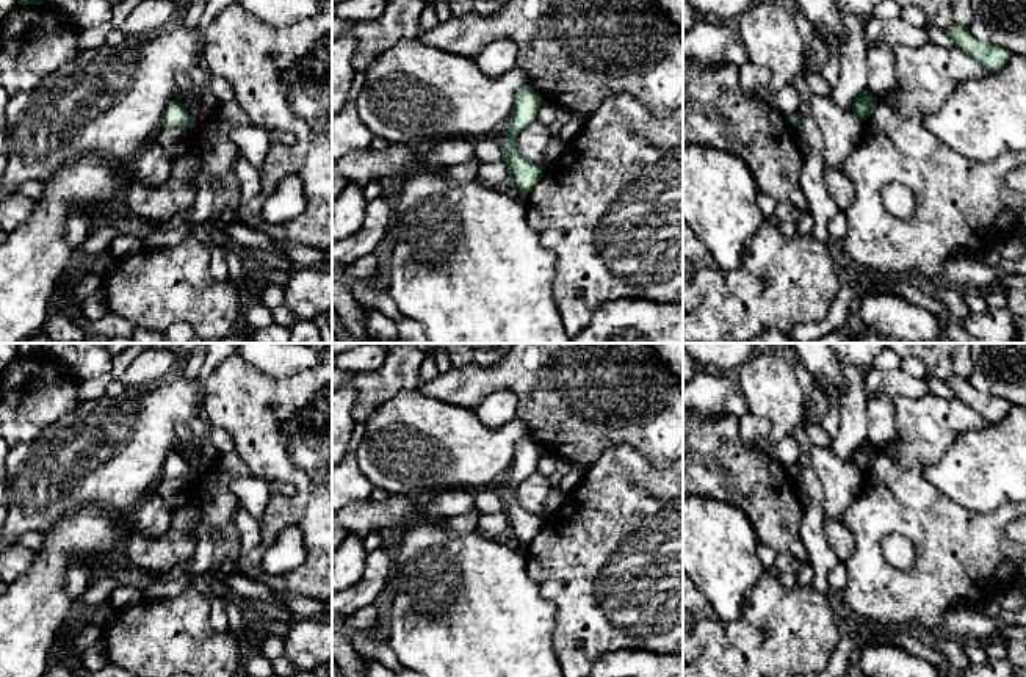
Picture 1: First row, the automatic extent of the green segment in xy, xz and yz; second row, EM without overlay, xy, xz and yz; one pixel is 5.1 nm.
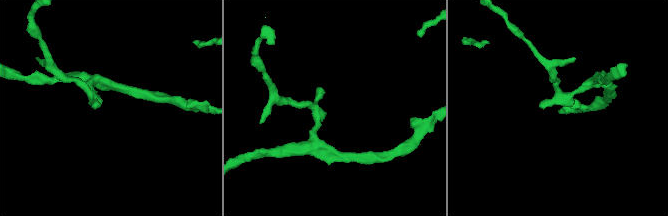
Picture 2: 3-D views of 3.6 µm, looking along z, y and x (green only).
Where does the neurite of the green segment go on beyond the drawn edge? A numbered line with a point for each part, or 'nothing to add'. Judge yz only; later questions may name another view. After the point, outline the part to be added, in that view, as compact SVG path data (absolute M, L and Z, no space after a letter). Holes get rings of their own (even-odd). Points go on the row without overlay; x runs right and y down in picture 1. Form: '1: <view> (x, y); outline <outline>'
nothing to add

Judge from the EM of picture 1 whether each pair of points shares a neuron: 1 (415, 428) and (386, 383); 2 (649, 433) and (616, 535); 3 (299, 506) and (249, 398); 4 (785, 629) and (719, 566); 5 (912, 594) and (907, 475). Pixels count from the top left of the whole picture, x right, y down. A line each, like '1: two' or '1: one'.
1: two
2: two
3: one
4: two
5: one

